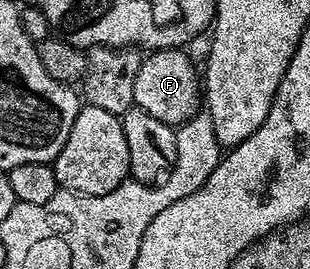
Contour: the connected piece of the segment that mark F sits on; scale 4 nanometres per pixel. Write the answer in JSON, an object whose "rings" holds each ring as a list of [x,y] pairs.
{"rings":[[[152,50],[144,58],[141,69],[137,69],[137,77],[133,81],[135,106],[176,129],[201,111],[201,75],[195,72],[190,57],[183,51],[186,50]]]}

